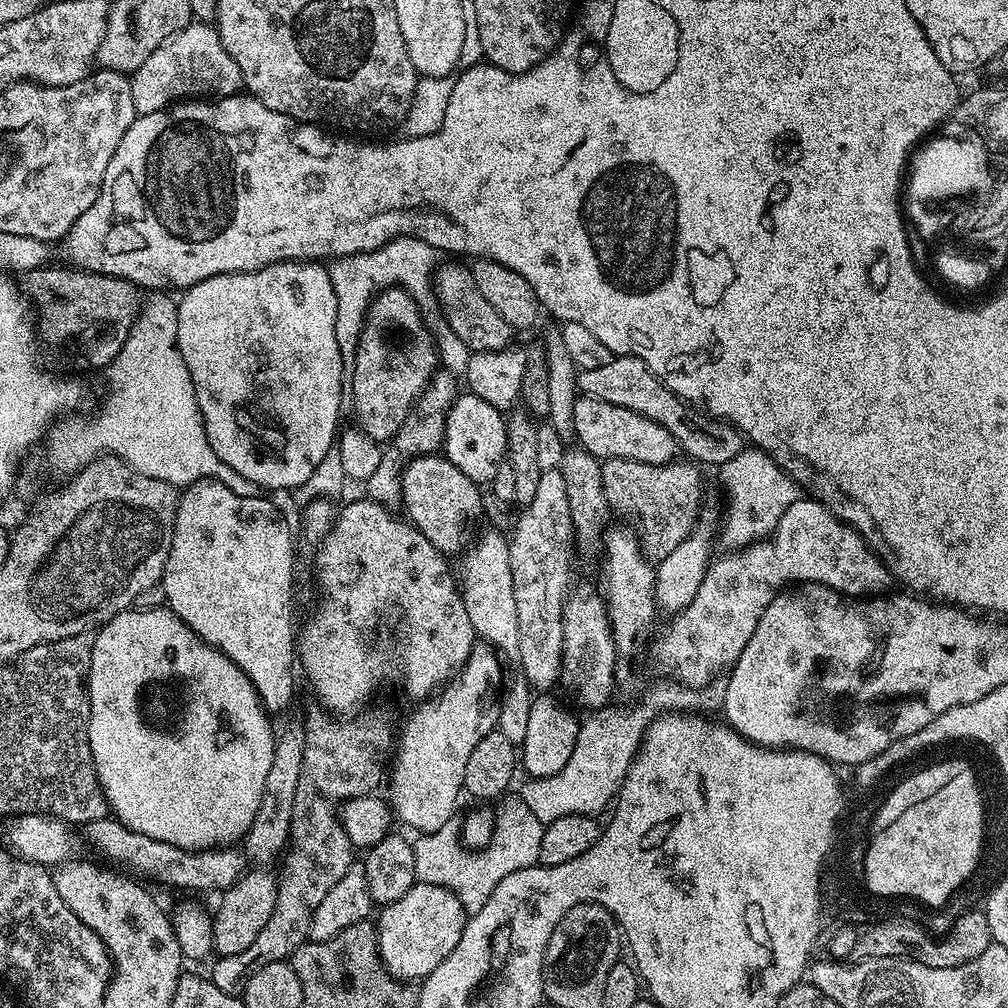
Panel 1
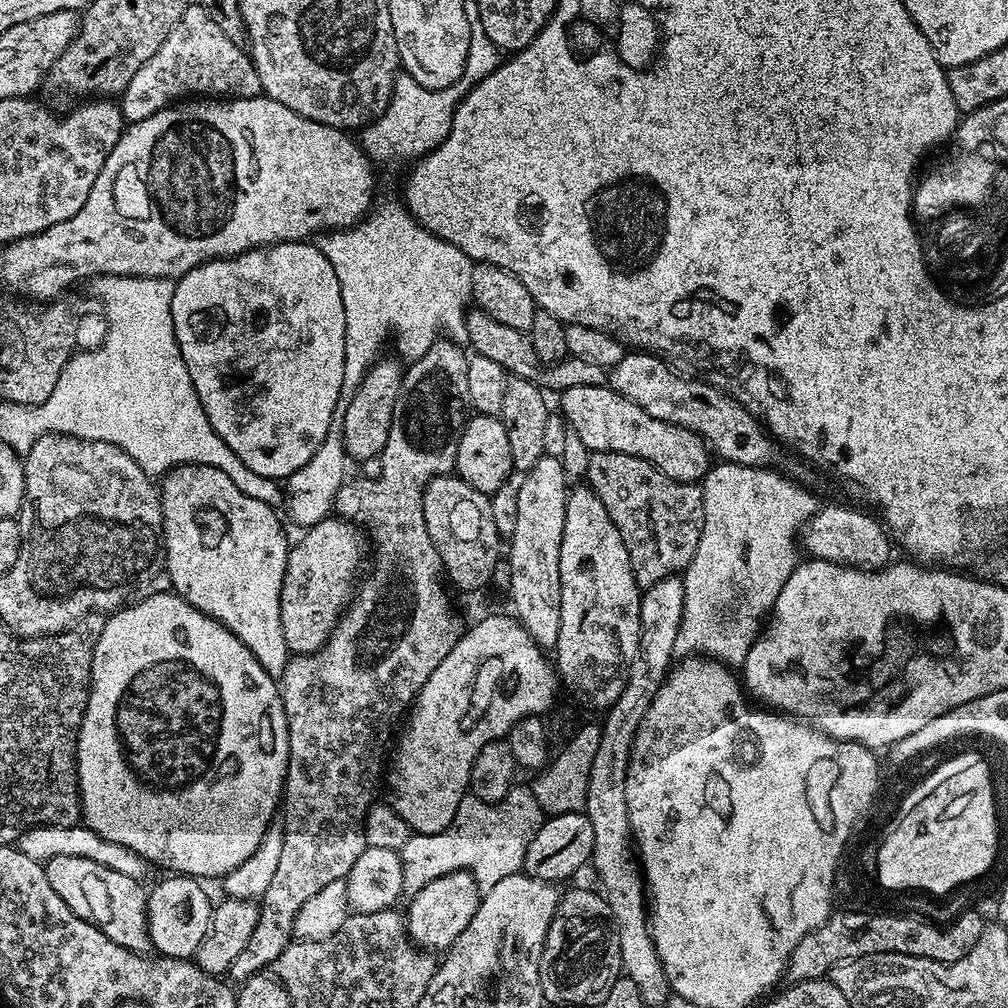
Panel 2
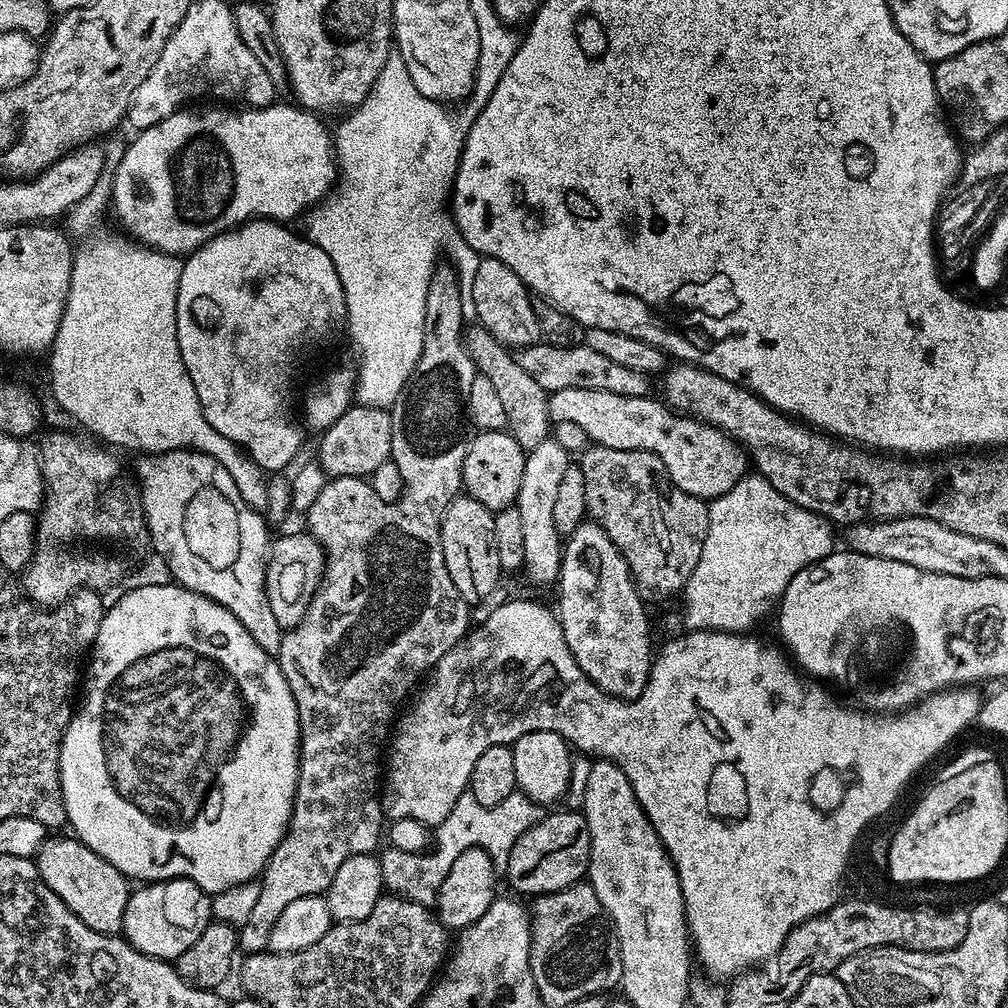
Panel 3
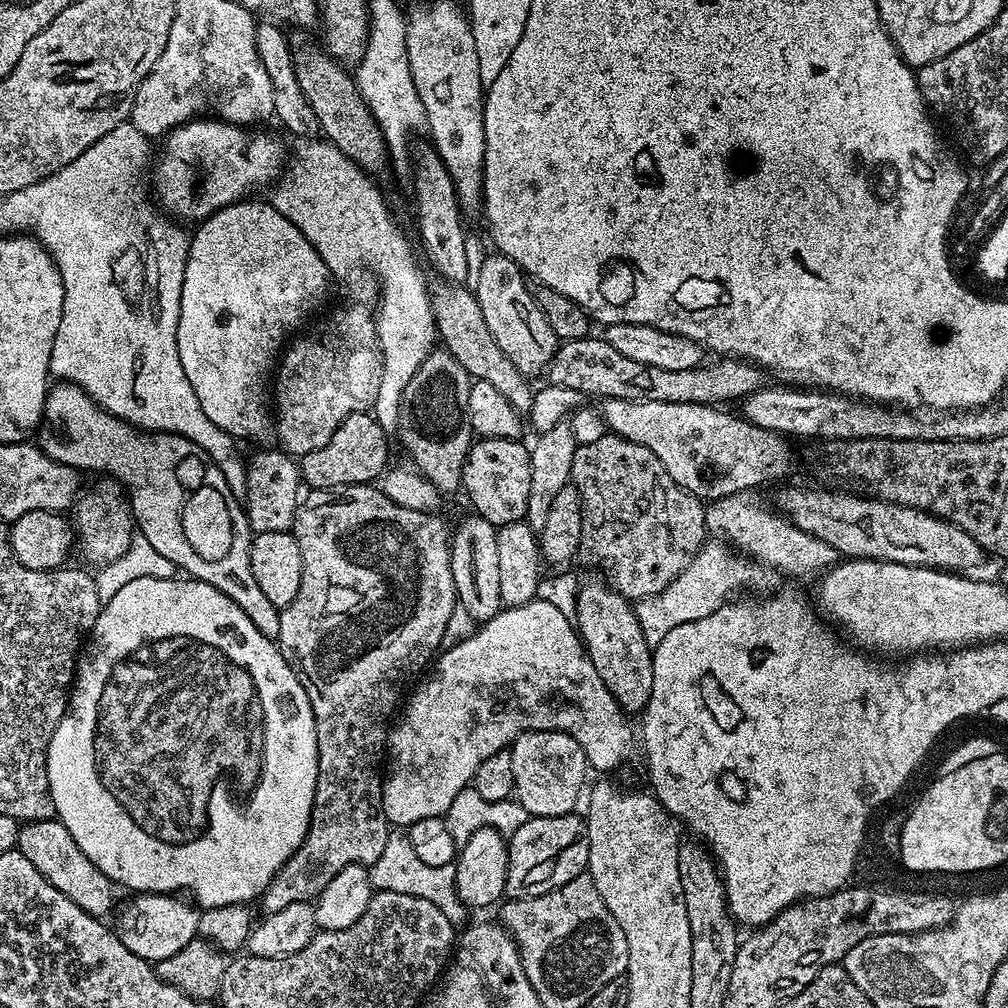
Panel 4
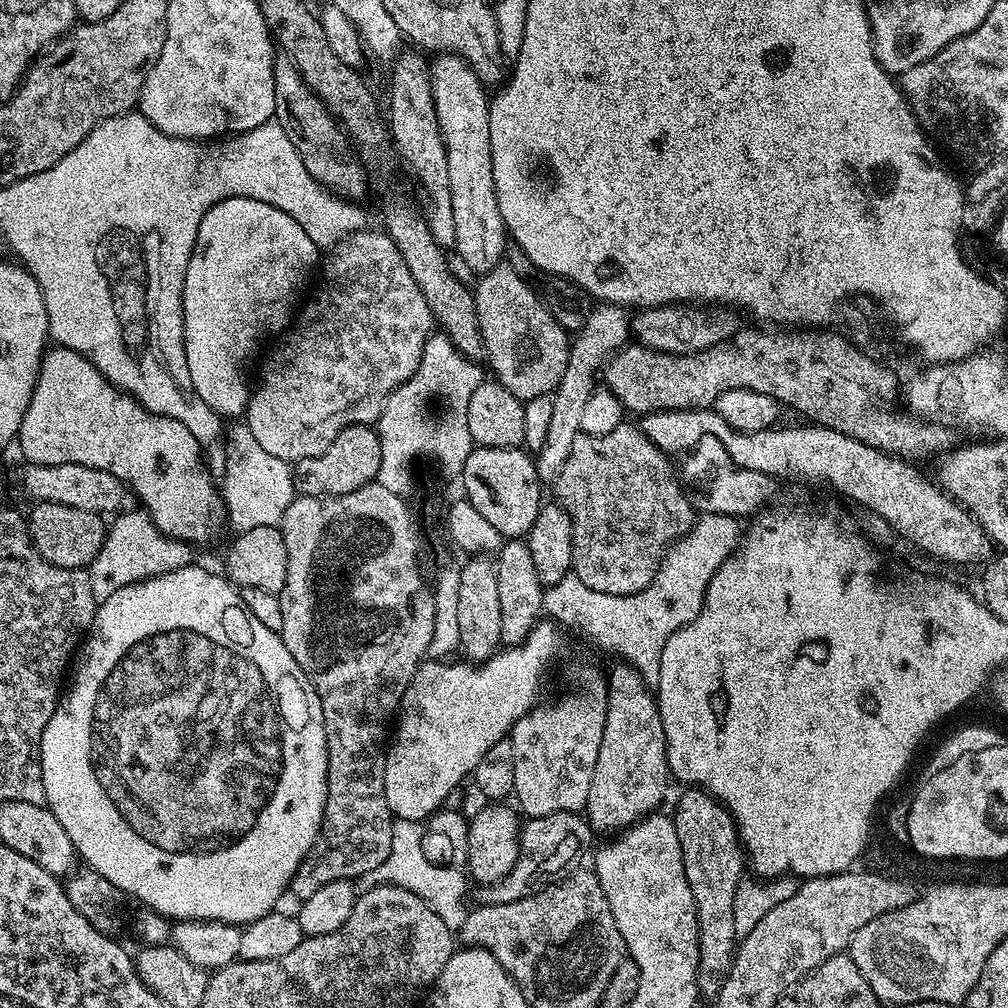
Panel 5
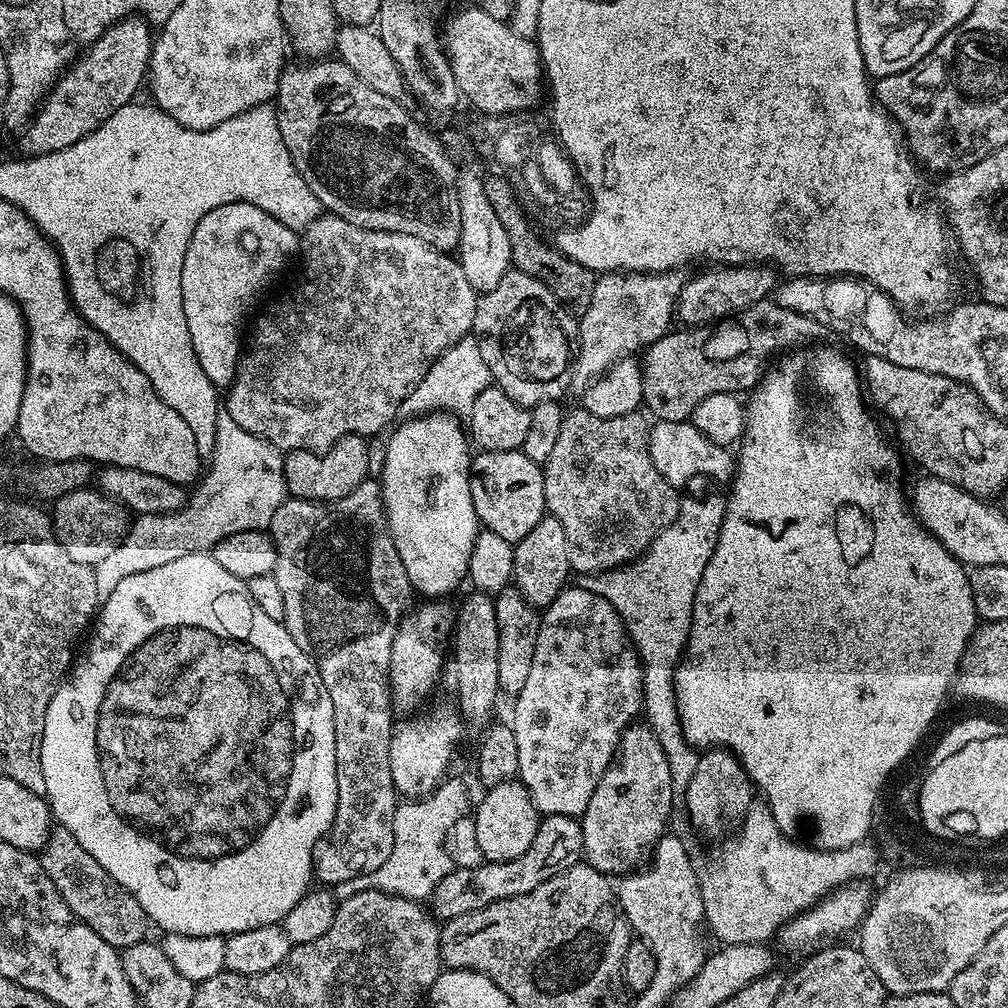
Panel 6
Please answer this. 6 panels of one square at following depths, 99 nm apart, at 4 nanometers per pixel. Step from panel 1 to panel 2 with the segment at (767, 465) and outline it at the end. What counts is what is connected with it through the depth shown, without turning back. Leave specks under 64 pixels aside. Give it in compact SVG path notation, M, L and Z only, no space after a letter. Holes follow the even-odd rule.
M716 462L704 476L702 538L698 538L698 550L682 573L682 622L678 638L674 638L674 646L680 648L680 652L684 652L684 648L695 648L707 657L711 652L720 652L720 656L728 656L728 660L744 660L762 631L762 621L771 613L782 586L786 586L786 578L790 578L796 568L798 537L822 504L816 501L814 493L776 470L772 466L755 468Z

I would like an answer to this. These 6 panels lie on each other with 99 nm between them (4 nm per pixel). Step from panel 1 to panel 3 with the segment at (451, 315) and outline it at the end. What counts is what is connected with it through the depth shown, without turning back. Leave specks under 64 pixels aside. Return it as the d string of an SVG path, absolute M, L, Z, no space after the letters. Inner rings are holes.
M547 342L528 344L525 348L515 349L518 366L538 382L544 391L551 394L558 390L570 390L570 386L578 386L582 390L610 390L610 394L626 394L627 396L647 396L649 373L630 370L611 358L598 354L598 350L590 350L587 344L576 344L572 348L554 346Z

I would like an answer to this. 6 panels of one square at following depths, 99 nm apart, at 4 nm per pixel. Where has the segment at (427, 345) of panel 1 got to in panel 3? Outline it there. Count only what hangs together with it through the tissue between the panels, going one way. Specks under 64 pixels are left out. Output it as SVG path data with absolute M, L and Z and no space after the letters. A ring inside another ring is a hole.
M350 406L319 437L318 463L329 477L358 476L368 478L392 455L392 413L382 408Z

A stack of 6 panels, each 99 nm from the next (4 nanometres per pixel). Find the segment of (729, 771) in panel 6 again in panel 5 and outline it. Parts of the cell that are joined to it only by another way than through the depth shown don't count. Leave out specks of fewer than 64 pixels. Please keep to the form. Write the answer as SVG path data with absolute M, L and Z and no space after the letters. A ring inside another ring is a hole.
M688 786L676 800L676 812L671 813L674 830L678 834L678 846L682 850L682 870L686 874L686 882L690 882L690 894L694 894L694 906L698 918L698 942L700 943L700 996L715 998L720 992L724 977L732 967L732 958L738 947L738 937L734 930L734 898L740 888L744 868L746 872L746 856L742 851L740 833L736 831L736 823L732 820L727 808L709 796L699 786Z

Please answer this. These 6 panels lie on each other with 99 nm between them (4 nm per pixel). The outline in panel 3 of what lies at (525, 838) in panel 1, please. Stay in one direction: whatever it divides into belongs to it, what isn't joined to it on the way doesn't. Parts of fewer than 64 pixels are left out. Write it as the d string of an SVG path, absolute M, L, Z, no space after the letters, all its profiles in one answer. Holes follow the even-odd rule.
M466 790L458 798L454 810L446 814L441 824L435 825L434 843L430 850L403 852L388 846L379 853L384 887L391 895L401 896L404 900L413 900L425 906L435 905L438 890L446 874L450 874L454 858L458 858L462 850L484 848L493 864L507 865L510 850L518 842L518 838L522 838L522 834L526 834L530 826L538 823L541 815L541 805L534 803L525 792L512 792L510 798L498 802L498 806L482 806L482 802L478 802L478 798L474 798L474 794Z

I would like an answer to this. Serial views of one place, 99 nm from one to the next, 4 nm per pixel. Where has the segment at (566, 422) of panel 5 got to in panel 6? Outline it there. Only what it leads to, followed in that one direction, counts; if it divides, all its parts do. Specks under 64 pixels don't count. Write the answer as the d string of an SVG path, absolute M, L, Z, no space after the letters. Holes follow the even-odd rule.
M676 270L659 274L629 272L604 274L597 279L594 294L590 294L590 302L578 320L578 351L572 361L570 385L573 393L582 394L625 354L639 353L669 331L676 299L686 283L680 274Z

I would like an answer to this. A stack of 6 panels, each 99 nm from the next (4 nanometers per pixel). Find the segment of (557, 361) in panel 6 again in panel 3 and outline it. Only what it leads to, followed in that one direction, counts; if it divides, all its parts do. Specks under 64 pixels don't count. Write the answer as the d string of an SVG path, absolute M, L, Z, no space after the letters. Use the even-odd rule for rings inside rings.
M492 256L483 257L478 262L478 271L474 273L470 299L472 299L472 304L470 300L471 311L473 308L480 315L479 323L487 332L494 334L494 338L498 338L501 344L518 349L525 348L528 344L541 343L542 337L538 318L532 305L533 297L530 295L527 286L522 282L522 278L518 278L518 274L514 274L514 270L510 270L510 266L506 266L506 262L498 262Z

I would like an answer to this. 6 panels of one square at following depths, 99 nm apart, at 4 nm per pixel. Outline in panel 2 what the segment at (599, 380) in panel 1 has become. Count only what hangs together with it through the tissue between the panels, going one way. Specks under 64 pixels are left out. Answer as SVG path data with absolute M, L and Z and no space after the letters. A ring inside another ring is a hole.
M632 350L624 355L622 362L610 369L610 387L630 398L630 402L642 406L650 418L658 418L698 434L715 455L716 452L720 455L717 457L721 461L755 468L766 468L777 463L777 441L734 397L727 396L721 388L703 379L687 380L672 368L675 367L669 361L650 352Z

